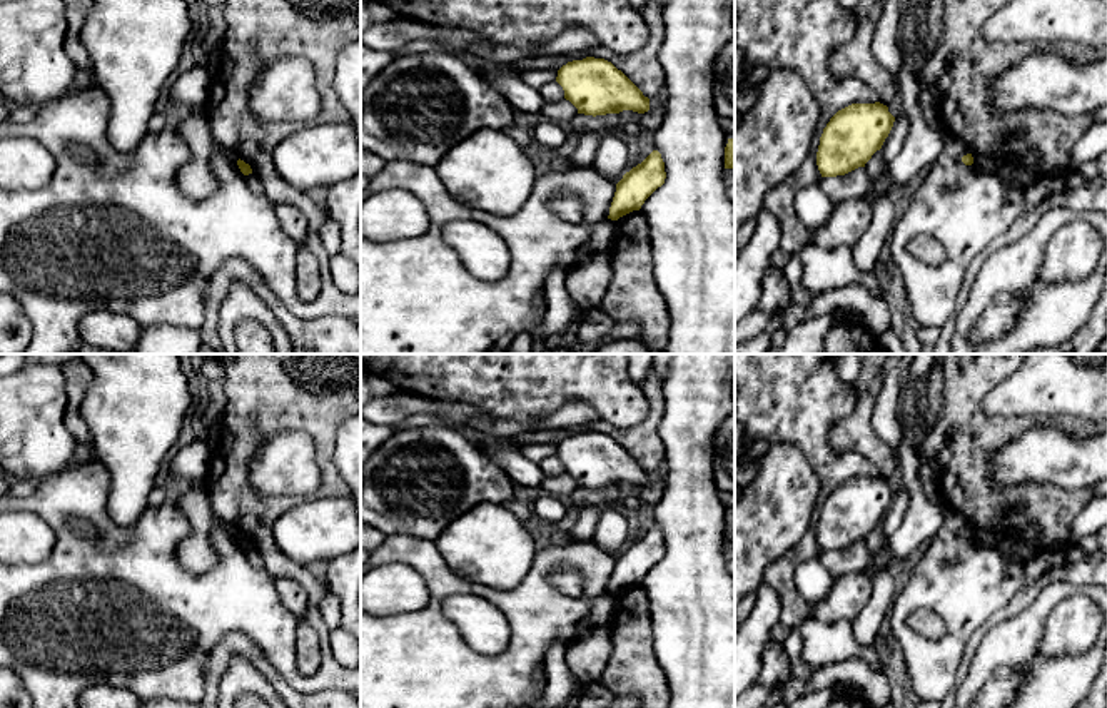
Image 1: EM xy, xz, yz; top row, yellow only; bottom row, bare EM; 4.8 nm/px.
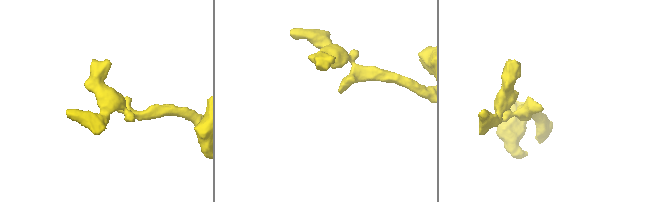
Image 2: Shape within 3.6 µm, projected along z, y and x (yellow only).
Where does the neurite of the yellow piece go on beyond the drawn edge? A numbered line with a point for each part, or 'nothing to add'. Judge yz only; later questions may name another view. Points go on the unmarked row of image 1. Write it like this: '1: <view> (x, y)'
nothing to add

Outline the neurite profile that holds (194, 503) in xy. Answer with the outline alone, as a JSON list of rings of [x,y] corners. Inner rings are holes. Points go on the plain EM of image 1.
[[[190,484],[190,488],[180,494],[175,508],[192,526],[190,534],[179,543],[175,558],[187,571],[204,574],[219,563],[209,533],[215,528],[222,528],[230,536],[237,538],[239,531],[214,513],[209,488]]]

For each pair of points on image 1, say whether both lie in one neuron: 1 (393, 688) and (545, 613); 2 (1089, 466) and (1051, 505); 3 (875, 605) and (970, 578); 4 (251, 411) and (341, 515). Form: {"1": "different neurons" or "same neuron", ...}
{"1": "same neuron", "2": "different neurons", "3": "different neurons", "4": "different neurons"}

